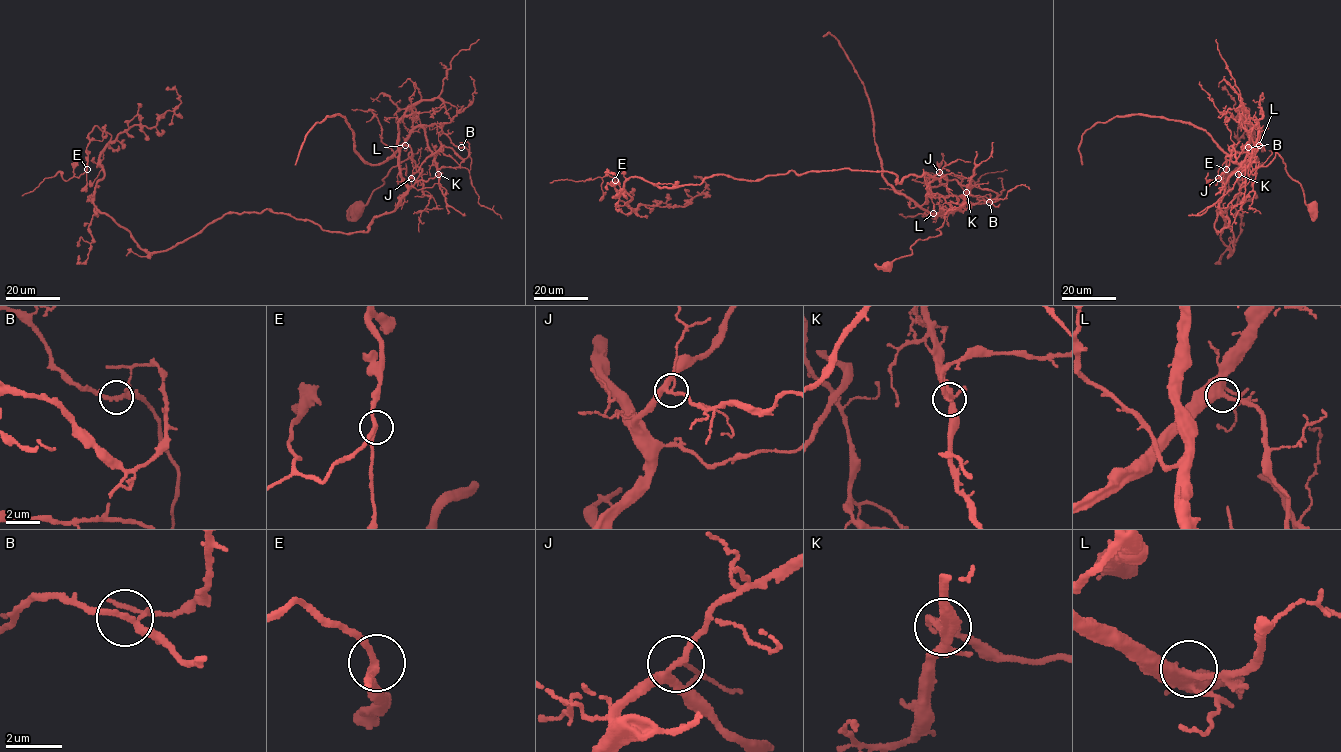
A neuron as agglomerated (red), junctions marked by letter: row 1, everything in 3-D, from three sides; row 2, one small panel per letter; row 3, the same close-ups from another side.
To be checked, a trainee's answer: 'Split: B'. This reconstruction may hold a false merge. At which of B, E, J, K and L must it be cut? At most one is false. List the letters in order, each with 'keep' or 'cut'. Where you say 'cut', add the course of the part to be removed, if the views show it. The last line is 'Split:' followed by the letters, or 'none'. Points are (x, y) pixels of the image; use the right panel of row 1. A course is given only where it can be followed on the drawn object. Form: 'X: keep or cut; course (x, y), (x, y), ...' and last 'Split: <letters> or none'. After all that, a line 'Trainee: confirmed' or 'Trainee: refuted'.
B: cut; course (1248, 147), (1257, 123), (1259, 145), (1240, 164), (1189, 123), (1128, 115), (1098, 122), (1082, 135), (1082, 165)
E: keep
J: keep
K: keep
L: keep
Split: B
Trainee: confirmed

